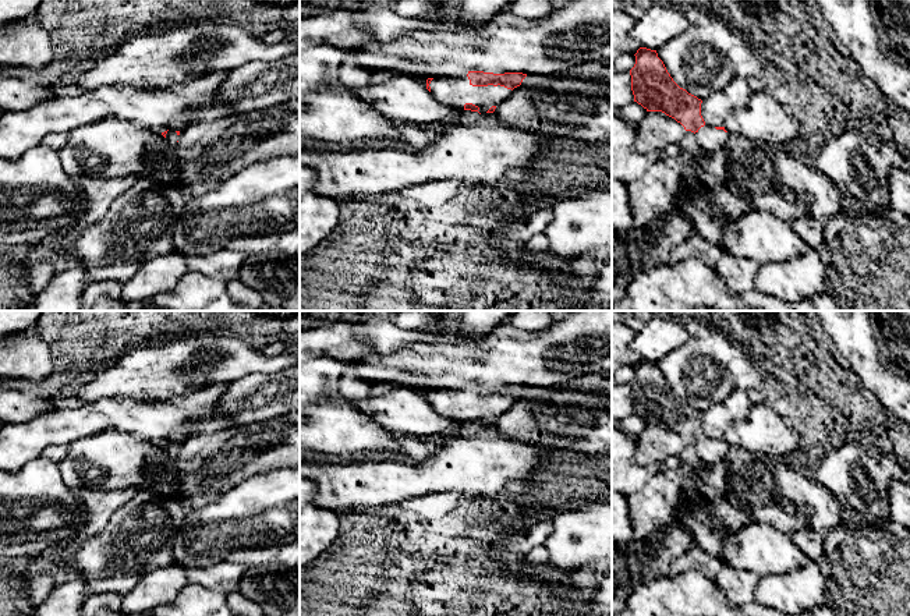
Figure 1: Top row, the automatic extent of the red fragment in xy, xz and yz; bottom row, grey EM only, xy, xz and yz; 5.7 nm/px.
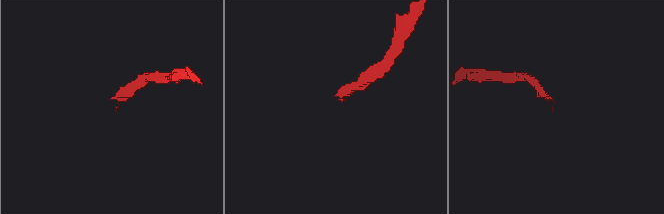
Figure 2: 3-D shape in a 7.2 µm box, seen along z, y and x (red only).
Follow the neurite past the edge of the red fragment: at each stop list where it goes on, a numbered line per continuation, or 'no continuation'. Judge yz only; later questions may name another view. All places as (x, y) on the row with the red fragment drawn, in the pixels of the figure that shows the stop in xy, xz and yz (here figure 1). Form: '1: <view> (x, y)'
1: yz (711, 140)

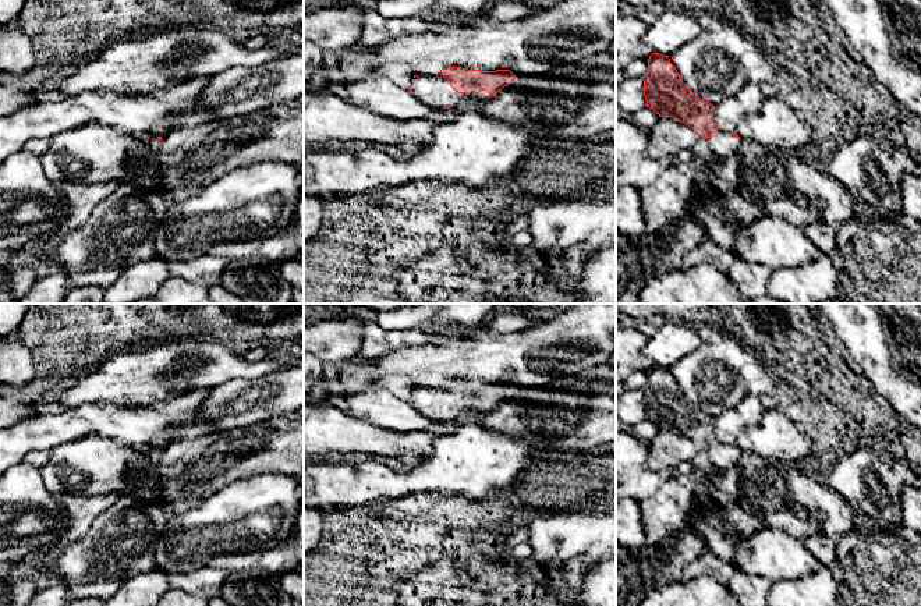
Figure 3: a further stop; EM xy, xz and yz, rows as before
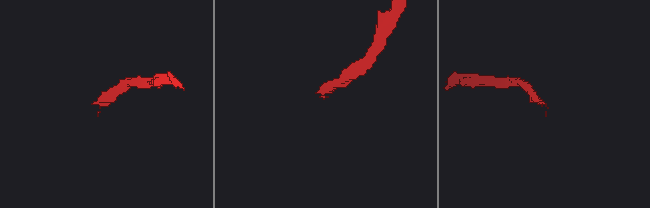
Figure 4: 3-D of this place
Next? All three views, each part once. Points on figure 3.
1: xz (435, 91)

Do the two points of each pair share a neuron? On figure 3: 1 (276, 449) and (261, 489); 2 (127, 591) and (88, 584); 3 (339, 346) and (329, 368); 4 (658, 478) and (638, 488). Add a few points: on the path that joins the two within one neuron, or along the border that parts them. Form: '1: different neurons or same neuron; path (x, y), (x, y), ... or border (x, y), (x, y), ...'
1: different neurons; border (289, 474), (255, 474), (234, 481)
2: different neurons; border (144, 571), (128, 577), (114, 591)
3: different neurons; border (325, 361), (340, 365)
4: same neuron; path (654, 478), (643, 484)

